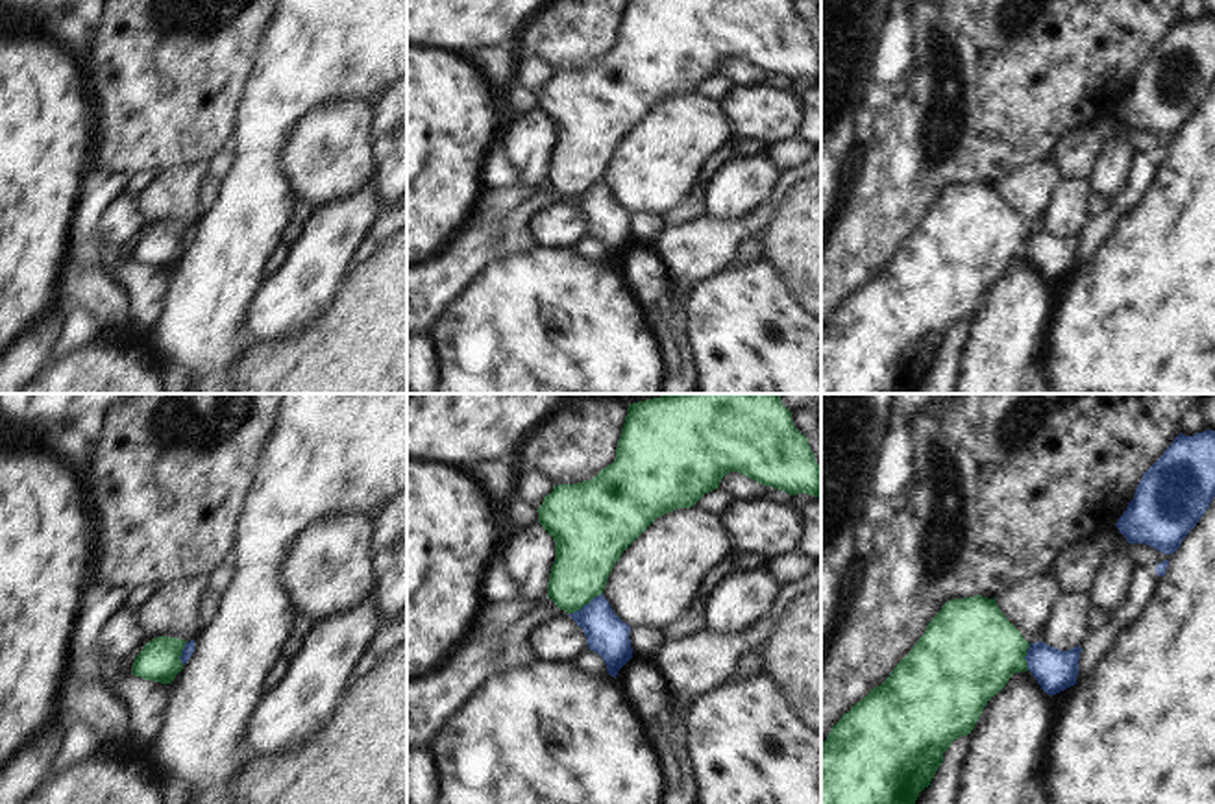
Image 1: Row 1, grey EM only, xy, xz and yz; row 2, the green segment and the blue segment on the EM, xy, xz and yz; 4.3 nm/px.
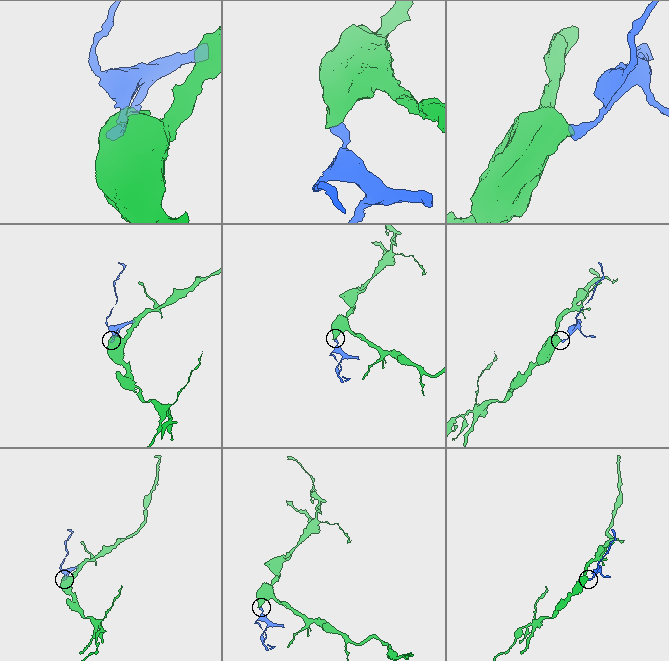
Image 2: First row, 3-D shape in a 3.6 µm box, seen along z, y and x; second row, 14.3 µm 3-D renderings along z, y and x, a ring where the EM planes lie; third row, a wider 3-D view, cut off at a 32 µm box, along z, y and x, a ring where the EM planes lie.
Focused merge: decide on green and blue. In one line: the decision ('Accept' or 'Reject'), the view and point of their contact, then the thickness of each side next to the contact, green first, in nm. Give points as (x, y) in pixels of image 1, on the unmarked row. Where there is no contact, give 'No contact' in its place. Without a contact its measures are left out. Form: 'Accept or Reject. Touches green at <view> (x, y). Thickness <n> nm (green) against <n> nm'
Reject. Touches green at xz (585, 189). Thickness 280 nm (green) against 180 nm

